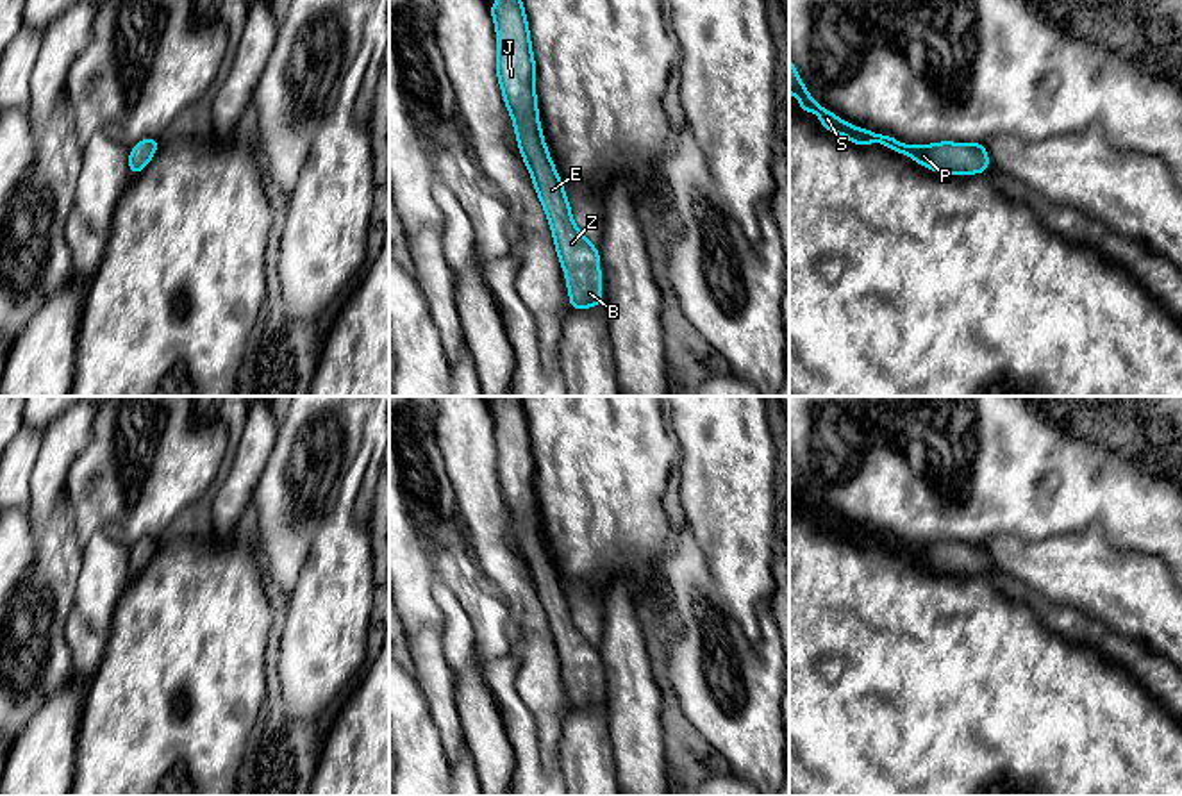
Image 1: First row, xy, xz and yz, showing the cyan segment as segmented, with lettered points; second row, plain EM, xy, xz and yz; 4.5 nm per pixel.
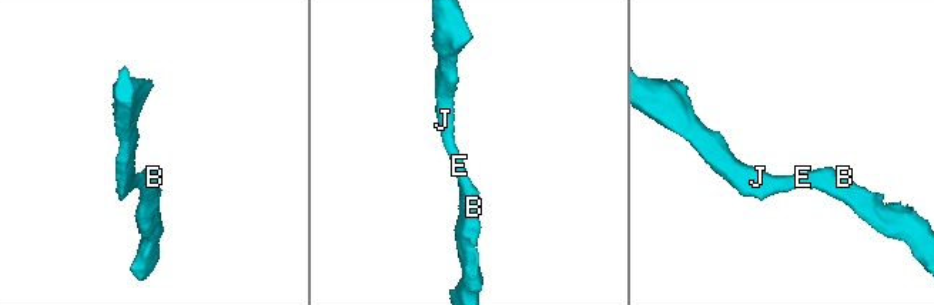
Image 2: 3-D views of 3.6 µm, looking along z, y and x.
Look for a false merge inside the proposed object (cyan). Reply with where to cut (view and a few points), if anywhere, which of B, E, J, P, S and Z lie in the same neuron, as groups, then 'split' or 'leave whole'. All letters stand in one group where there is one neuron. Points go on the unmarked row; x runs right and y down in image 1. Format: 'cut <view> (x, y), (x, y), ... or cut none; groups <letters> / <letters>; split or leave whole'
cut none; groups B E J P S Z; leave whole

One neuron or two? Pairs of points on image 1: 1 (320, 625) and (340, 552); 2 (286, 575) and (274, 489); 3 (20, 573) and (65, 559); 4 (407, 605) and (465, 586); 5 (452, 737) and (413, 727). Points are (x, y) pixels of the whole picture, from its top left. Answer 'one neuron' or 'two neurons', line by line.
1: one neuron
2: one neuron
3: one neuron
4: one neuron
5: two neurons

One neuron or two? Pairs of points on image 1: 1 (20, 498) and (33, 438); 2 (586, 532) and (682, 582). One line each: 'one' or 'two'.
1: one
2: two

